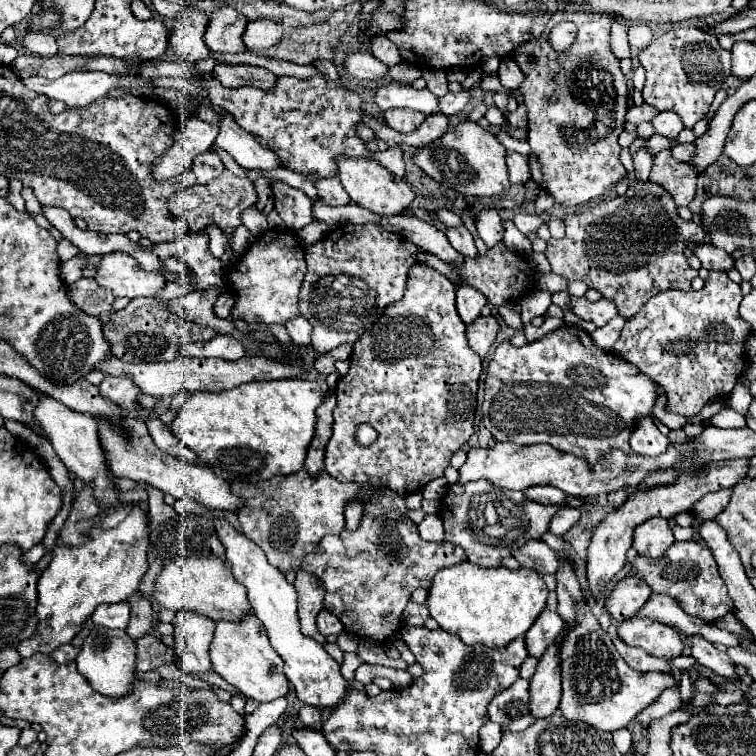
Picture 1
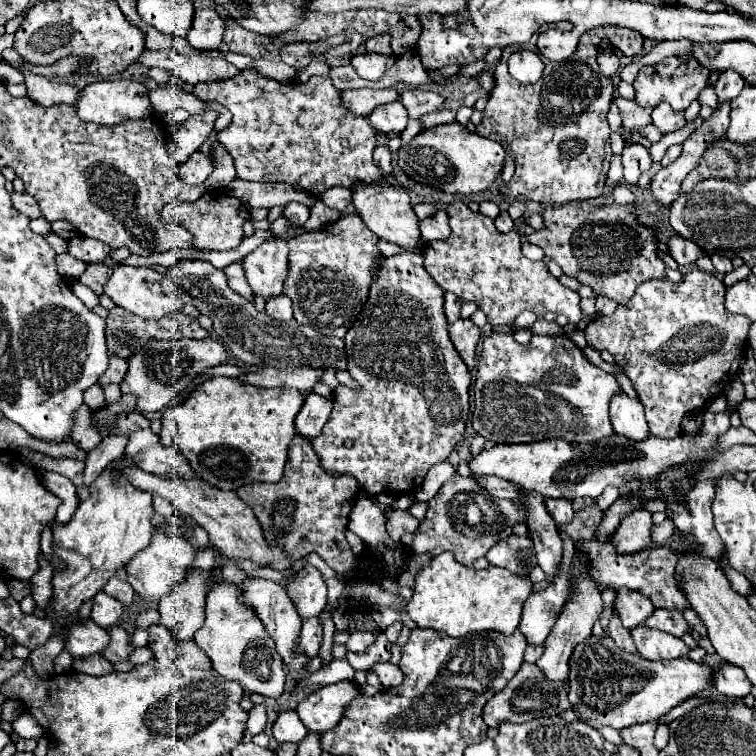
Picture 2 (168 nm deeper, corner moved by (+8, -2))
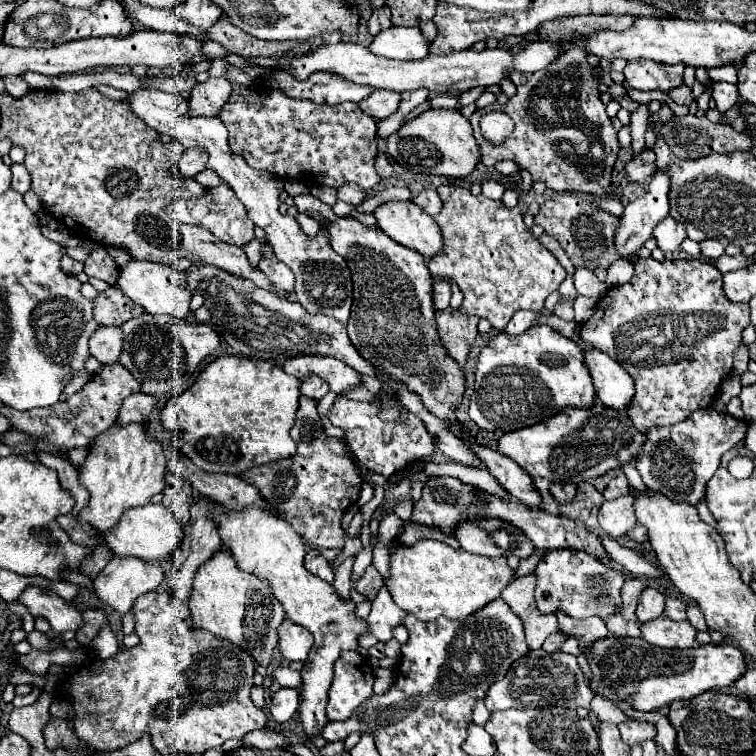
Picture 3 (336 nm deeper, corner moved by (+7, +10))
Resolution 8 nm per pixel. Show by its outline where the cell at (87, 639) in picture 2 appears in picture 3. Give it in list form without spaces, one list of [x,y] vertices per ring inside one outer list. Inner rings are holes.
[[[27,586],[17,598],[33,618],[43,618],[55,632],[75,632],[81,624],[81,610],[41,586]]]

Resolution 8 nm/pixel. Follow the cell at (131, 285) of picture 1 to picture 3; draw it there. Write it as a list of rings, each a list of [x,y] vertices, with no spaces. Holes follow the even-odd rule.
[[[133,260],[119,270],[117,286],[123,288],[123,292],[133,302],[143,306],[149,314],[169,314],[177,320],[185,320],[191,314],[189,302],[193,292],[187,288],[187,278],[171,266],[163,268],[163,264],[147,264],[147,262]]]

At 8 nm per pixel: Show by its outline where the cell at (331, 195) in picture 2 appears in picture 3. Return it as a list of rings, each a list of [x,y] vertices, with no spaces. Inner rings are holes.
[[[347,184],[343,188],[339,188],[339,200],[347,202],[347,204],[353,204],[353,206],[359,206],[365,198],[367,198],[367,192],[355,184]]]

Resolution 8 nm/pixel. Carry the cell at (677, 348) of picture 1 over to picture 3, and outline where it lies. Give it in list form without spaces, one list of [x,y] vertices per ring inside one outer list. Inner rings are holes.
[[[643,258],[635,264],[635,274],[629,282],[625,282],[623,286],[615,286],[607,292],[605,298],[601,298],[597,304],[595,304],[595,312],[593,316],[581,324],[581,338],[589,344],[593,344],[595,348],[607,352],[615,362],[619,362],[627,374],[633,378],[635,382],[635,394],[627,406],[627,416],[631,418],[631,422],[635,424],[635,428],[639,432],[647,432],[647,428],[653,428],[653,426],[659,426],[659,424],[677,424],[679,420],[683,420],[685,416],[689,416],[691,412],[695,410],[701,410],[701,408],[709,408],[715,400],[717,400],[717,394],[719,394],[719,384],[733,372],[733,350],[739,346],[741,342],[741,332],[745,330],[745,326],[749,324],[749,304],[735,304],[731,300],[727,300],[725,292],[723,292],[723,274],[699,260],[699,258],[681,258],[681,260],[663,260],[663,262],[657,262],[653,258]]]

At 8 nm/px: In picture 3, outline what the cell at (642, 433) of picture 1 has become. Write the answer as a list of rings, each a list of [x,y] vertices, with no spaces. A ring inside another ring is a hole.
[[[591,348],[581,350],[583,364],[591,372],[595,382],[595,396],[609,408],[619,412],[627,410],[627,400],[631,400],[631,392],[635,392],[631,384],[631,376],[605,352]]]

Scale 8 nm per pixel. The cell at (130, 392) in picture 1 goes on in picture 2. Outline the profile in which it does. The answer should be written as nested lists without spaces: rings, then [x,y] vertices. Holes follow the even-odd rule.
[[[110,356],[110,366],[108,370],[98,378],[98,384],[100,386],[108,386],[108,384],[120,384],[124,380],[128,372],[128,364],[126,360],[118,358],[118,356]]]

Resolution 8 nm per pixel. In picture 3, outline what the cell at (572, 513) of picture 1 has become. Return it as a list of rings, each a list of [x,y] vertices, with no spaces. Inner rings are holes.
[[[551,484],[549,490],[557,502],[571,502],[575,498],[577,486],[575,484]]]

